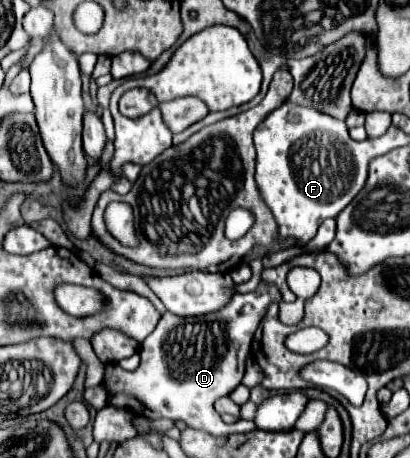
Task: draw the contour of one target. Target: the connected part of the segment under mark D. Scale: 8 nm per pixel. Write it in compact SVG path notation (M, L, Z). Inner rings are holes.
M261 281L255 291L233 295L225 307L207 315L179 317L167 311L151 337L143 341L139 349L141 365L135 371L123 371L119 365L107 365L105 385L109 389L109 403L127 407L143 417L169 417L171 421L183 421L189 427L205 429L211 435L253 431L256 425L251 420L223 423L219 413L215 413L213 403L241 383L253 333L267 313L267 307L281 300L281 294L273 283Z

